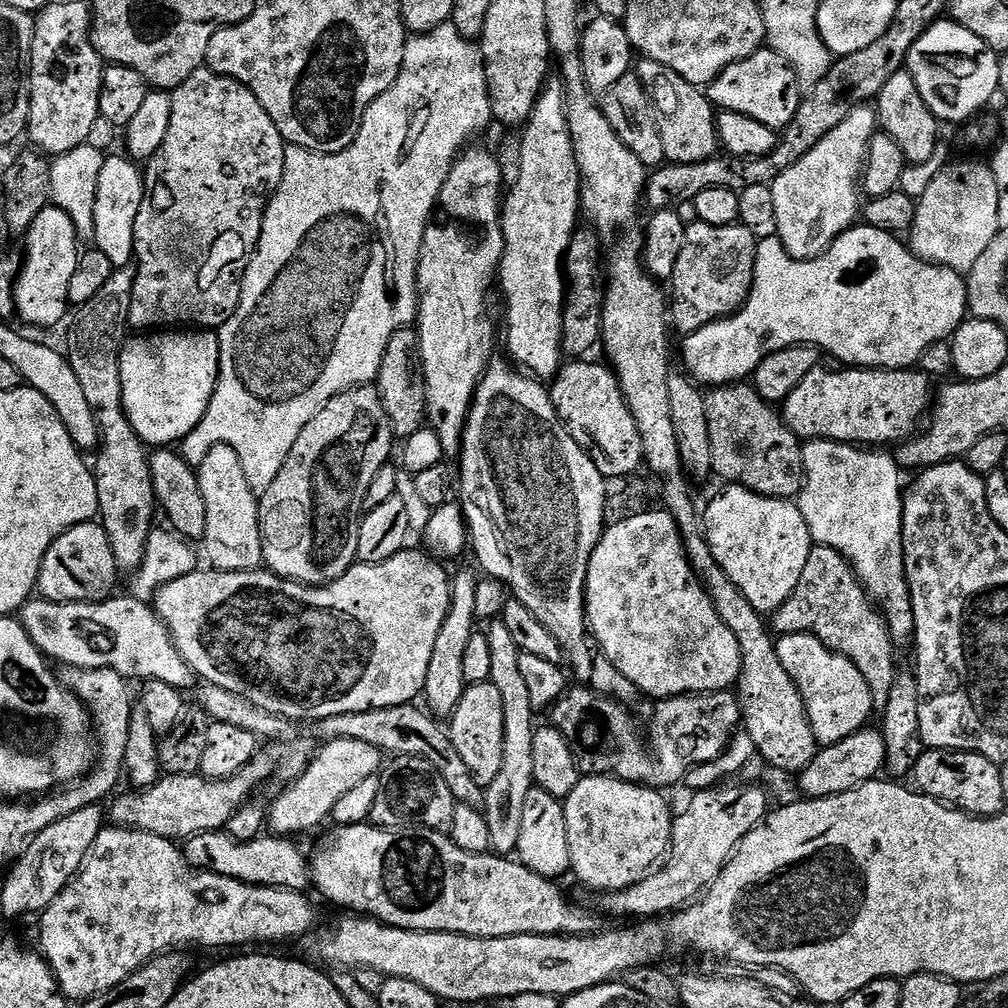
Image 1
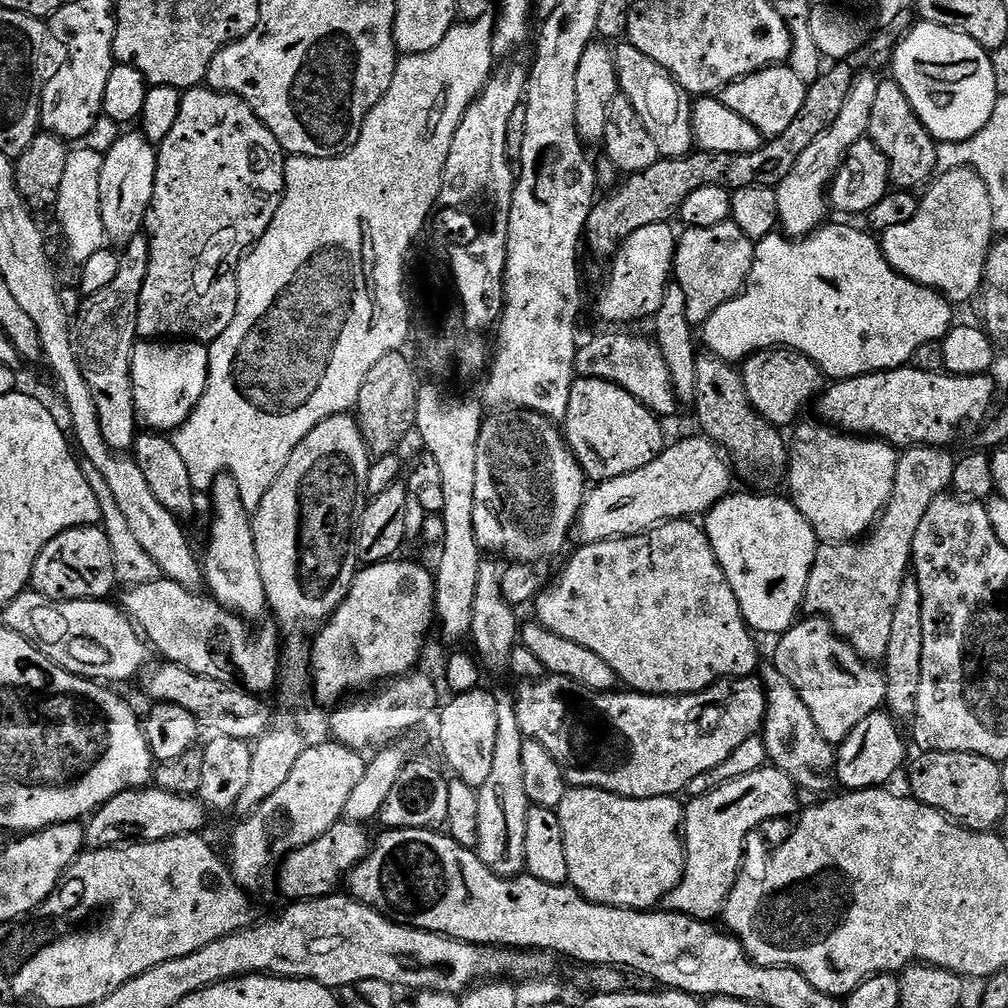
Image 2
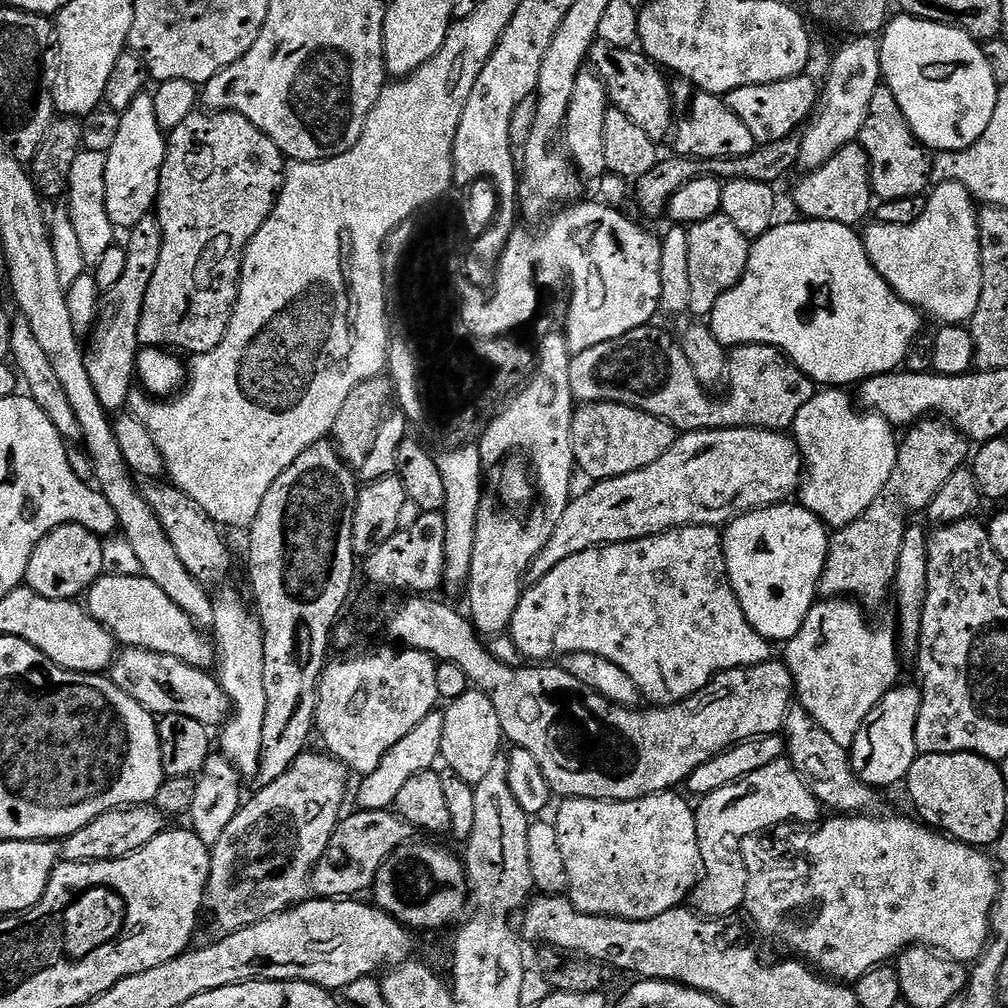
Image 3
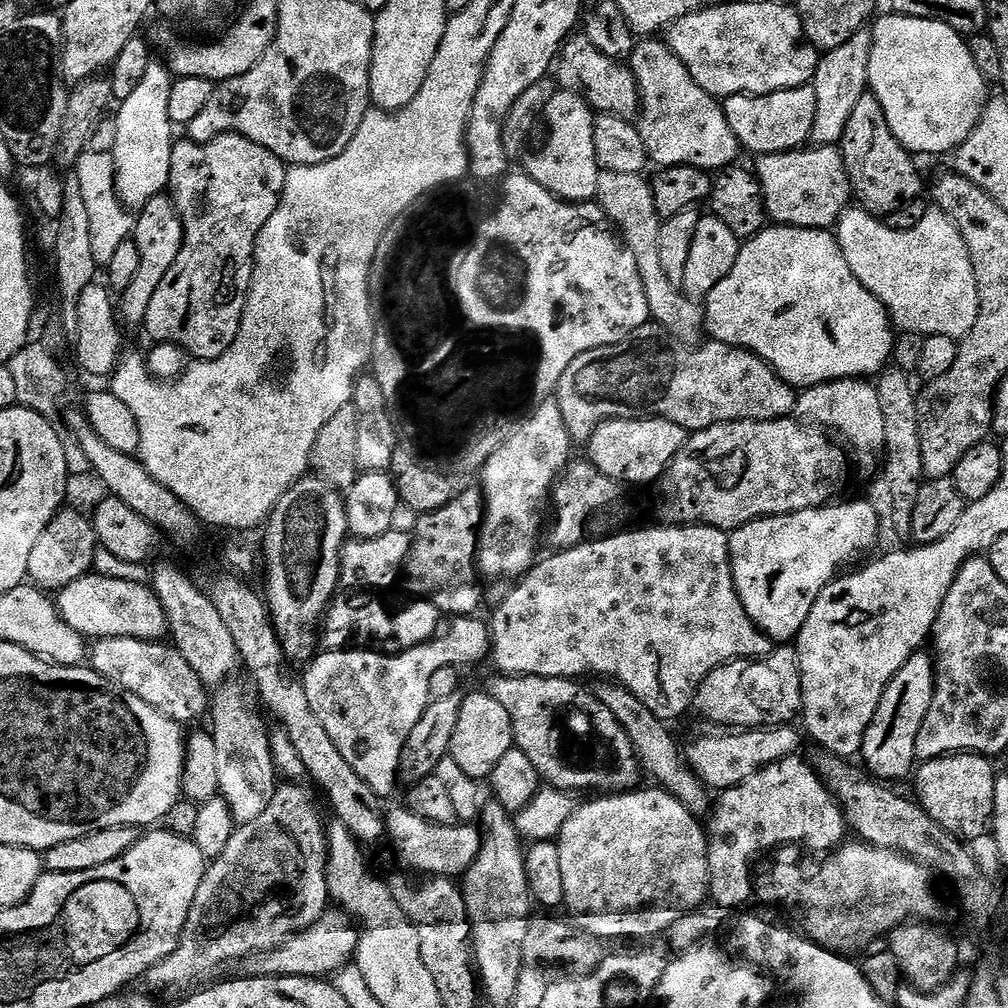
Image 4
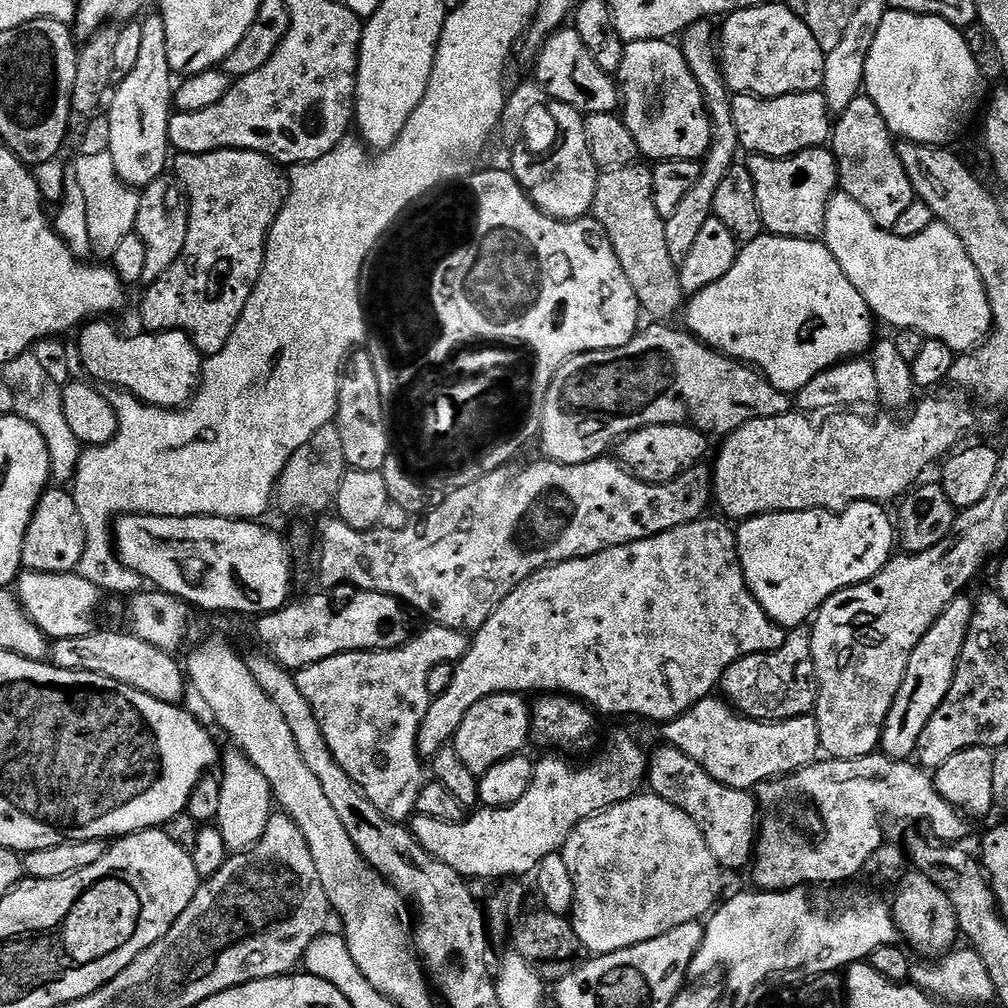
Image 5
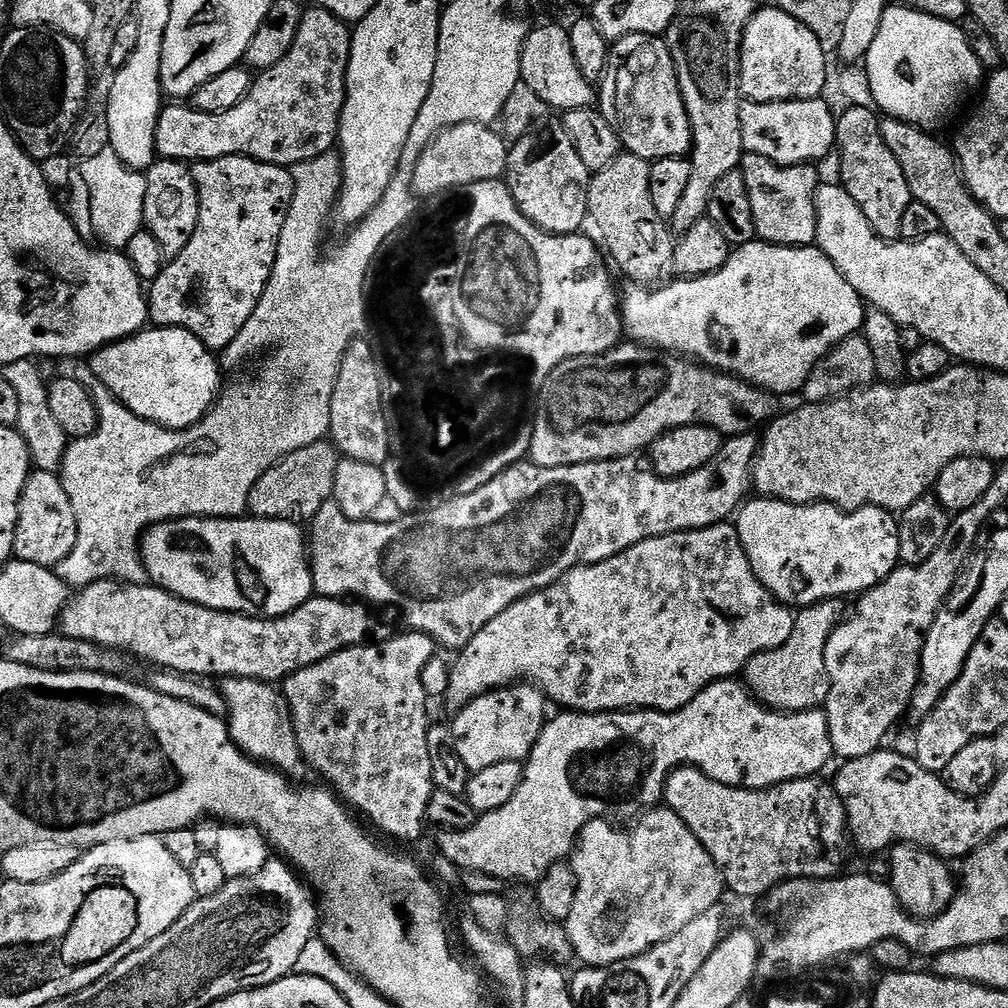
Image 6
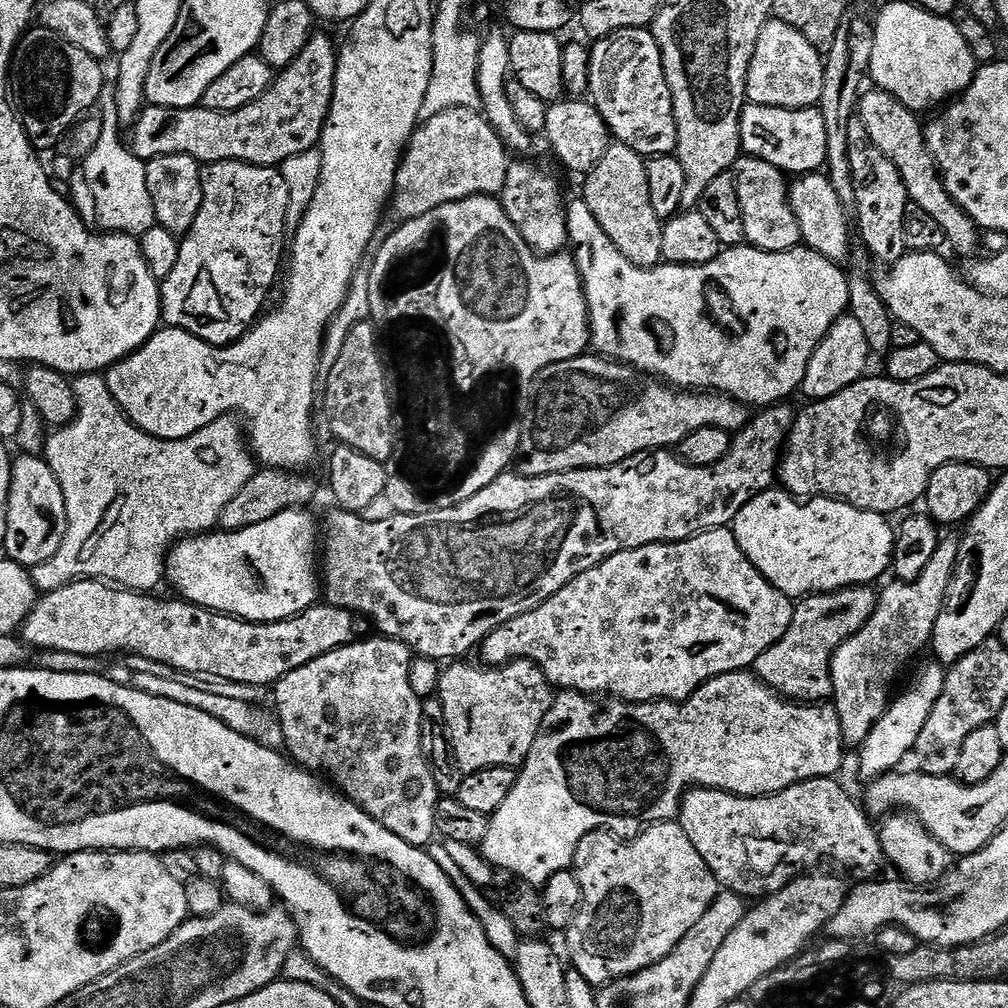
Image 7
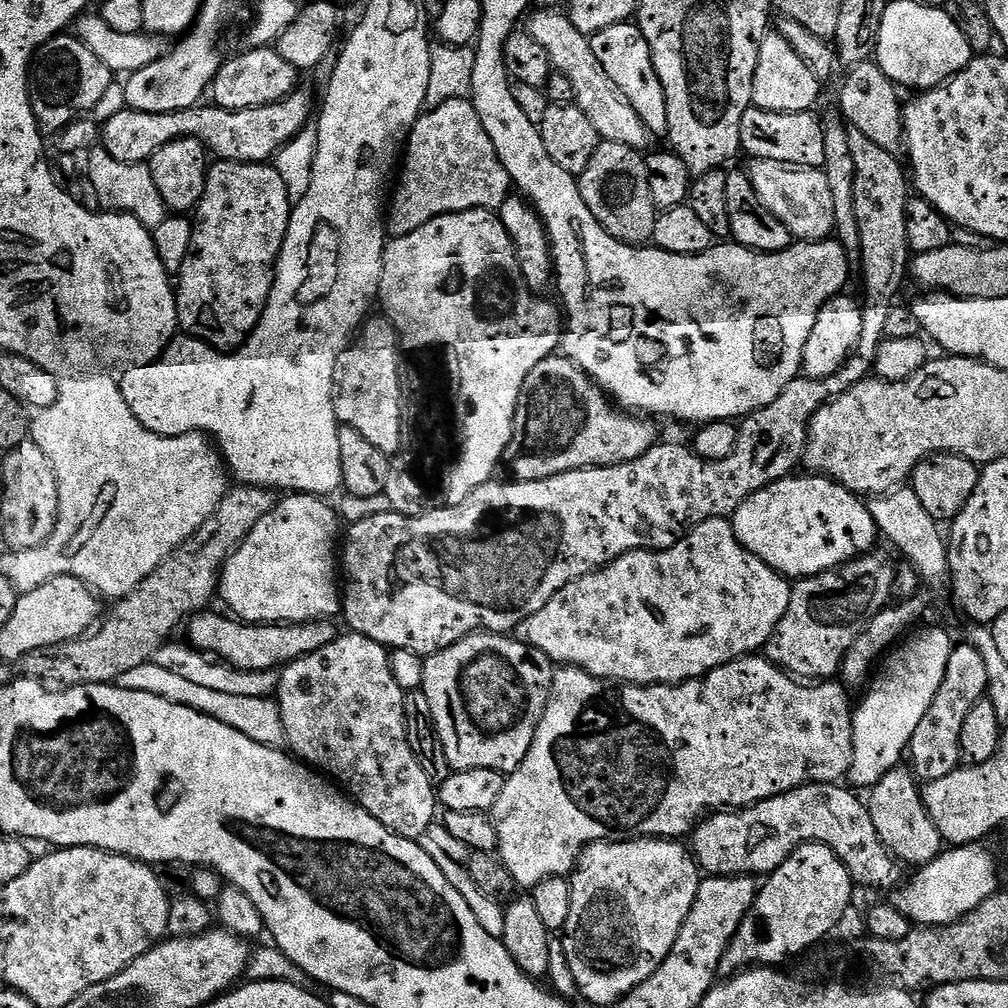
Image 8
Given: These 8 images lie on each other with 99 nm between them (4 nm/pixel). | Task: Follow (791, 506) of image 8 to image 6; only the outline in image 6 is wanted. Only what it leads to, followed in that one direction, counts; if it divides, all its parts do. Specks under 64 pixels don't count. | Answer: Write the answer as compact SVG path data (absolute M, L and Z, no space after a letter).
M749 499L735 513L734 527L754 574L781 604L799 610L823 600L859 597L881 584L900 564L900 526L897 517L884 508L845 510L835 504L787 504L785 500L755 499Z

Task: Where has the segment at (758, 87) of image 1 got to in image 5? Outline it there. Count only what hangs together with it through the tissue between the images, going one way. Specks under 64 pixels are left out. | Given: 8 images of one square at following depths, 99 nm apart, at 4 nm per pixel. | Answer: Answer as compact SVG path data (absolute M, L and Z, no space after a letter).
M823 91L770 97L736 94L731 97L731 101L734 130L738 130L740 147L745 153L770 156L773 160L782 160L786 156L793 156L807 148L819 148L829 143L830 113Z

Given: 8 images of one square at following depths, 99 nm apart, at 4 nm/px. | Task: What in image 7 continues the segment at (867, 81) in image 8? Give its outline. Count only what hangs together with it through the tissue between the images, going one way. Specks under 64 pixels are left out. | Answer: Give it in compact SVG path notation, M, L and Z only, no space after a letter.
M865 91L861 95L858 105L858 118L862 126L866 126L866 134L870 134L870 142L874 142L874 146L878 146L878 150L882 150L882 154L886 154L890 162L894 162L894 170L898 170L906 186L909 201L922 206L922 210L926 210L926 214L931 214L934 222L942 226L947 247L949 249L952 247L958 255L964 256L963 258L975 257L982 248L982 230L973 222L970 214L966 214L966 210L962 210L962 206L958 206L950 198L944 180L940 177L936 160L928 149L924 137L925 125L921 117L910 111L902 102L898 102L898 98L894 98L890 93L871 91Z

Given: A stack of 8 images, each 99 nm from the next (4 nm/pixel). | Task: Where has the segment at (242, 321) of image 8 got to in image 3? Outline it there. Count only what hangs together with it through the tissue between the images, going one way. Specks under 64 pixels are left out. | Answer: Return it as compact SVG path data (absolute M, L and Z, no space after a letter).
M197 110L191 112L182 122L182 126L171 129L166 136L164 150L164 165L160 171L160 185L156 195L154 215L162 226L162 254L158 254L158 270L154 270L154 278L150 278L150 290L146 290L146 302L142 306L142 318L138 322L138 338L144 348L163 348L165 350L179 350L181 353L192 352L199 354L214 350L222 342L226 330L230 326L232 311L240 293L240 267L244 261L244 249L258 234L258 230L268 221L268 216L274 210L276 199L284 185L286 171L286 157L280 153L278 146L250 118L242 118L237 112L214 112L211 110Z

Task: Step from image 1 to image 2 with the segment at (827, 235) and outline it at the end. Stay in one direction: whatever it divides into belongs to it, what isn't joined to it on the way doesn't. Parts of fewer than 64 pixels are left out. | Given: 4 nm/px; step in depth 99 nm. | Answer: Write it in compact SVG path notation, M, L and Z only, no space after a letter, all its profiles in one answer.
M857 75L842 106L842 114L838 114L834 126L830 126L830 130L826 130L826 134L822 134L822 138L818 138L818 142L814 142L814 146L810 146L810 150L806 150L806 154L798 158L798 166L794 166L794 170L786 174L782 183L776 185L780 228L789 237L808 236L829 219L830 185L850 146L867 137L870 110L874 110L874 97L878 94L879 85L877 77Z

